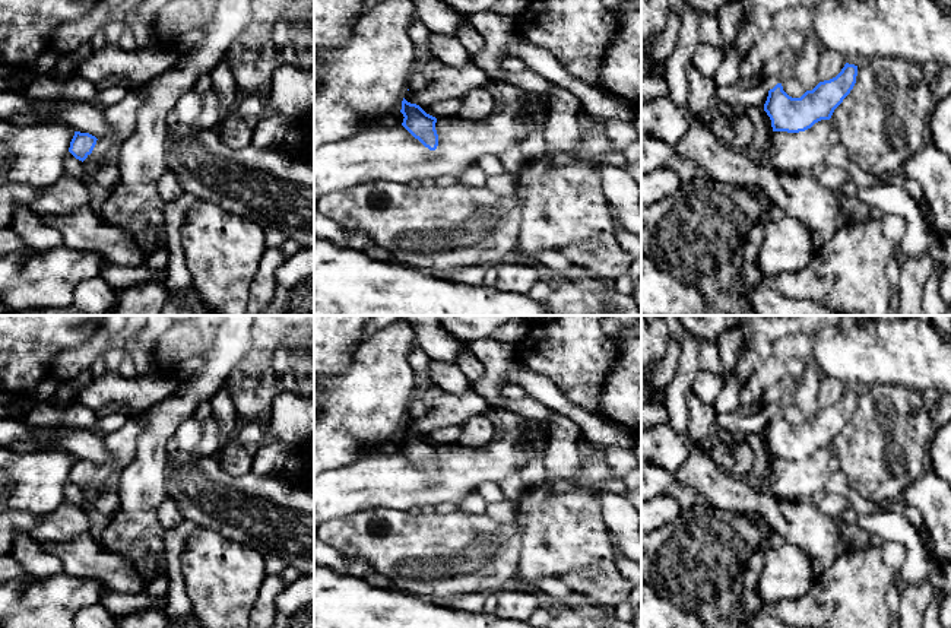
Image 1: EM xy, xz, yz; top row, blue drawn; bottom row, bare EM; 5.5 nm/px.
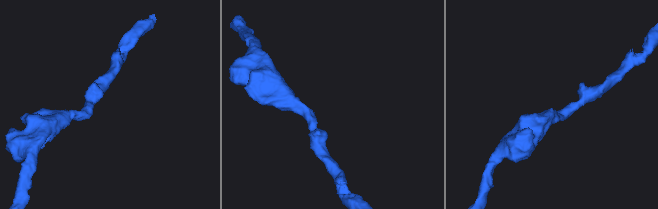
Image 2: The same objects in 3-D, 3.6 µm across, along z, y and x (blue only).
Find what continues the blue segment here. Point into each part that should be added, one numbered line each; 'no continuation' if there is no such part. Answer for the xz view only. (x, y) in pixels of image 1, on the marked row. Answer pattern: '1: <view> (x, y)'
no continuation

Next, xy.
no continuation

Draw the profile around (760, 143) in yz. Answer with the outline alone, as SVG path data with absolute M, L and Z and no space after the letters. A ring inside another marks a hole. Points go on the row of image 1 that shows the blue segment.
M748 107L745 114L754 123L755 131L749 150L760 162L765 161L765 153L770 146L770 134L773 131L771 120L764 111L764 107Z

